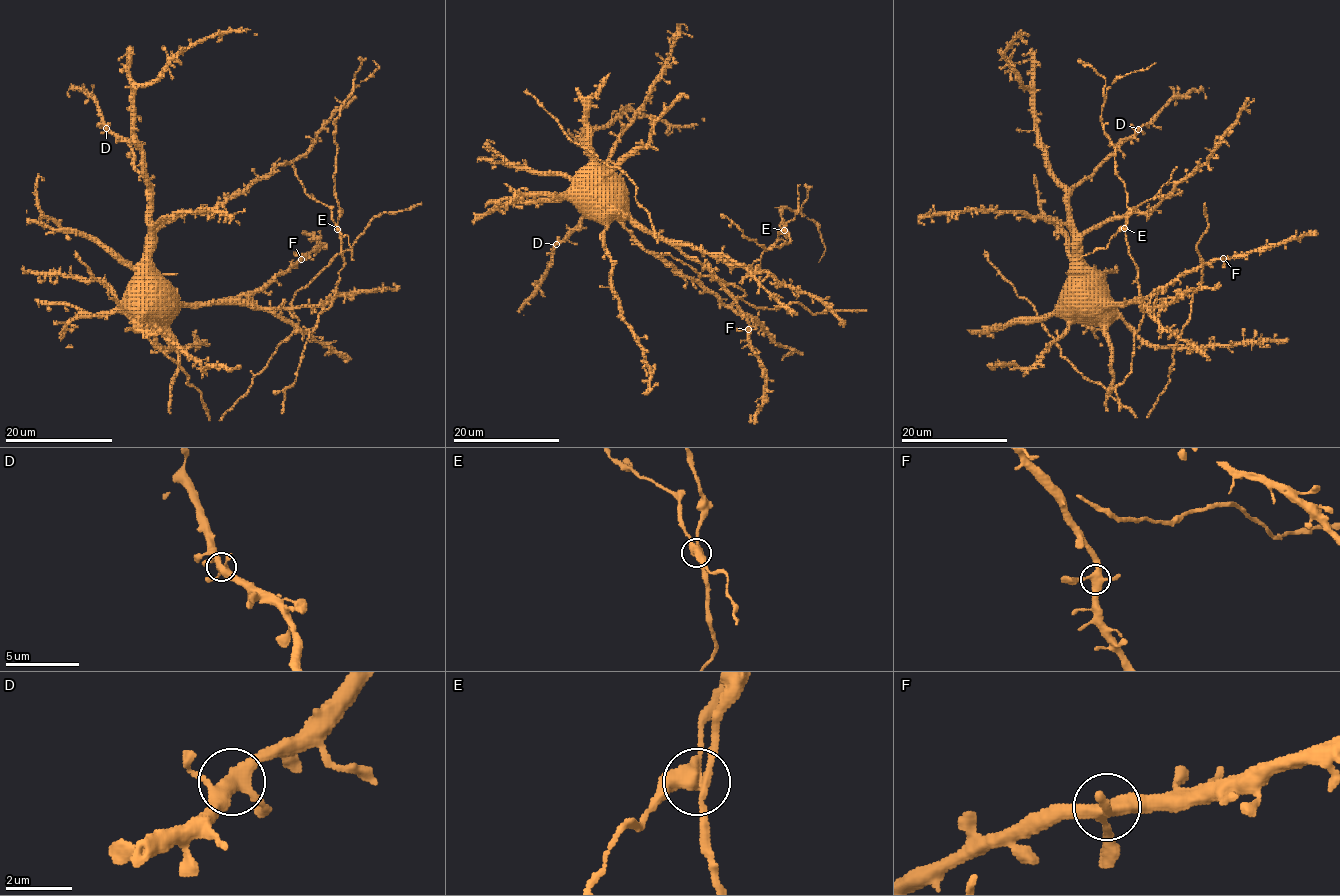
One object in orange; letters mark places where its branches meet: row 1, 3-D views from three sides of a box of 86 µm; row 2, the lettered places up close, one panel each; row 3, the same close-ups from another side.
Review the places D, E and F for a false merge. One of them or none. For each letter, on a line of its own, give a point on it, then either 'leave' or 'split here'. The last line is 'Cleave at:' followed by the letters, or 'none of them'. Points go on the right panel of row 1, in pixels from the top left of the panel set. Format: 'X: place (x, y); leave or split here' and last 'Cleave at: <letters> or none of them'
D: place (1138, 129); leave
E: place (1124, 228); split here
F: place (1223, 258); leave
Cleave at: E

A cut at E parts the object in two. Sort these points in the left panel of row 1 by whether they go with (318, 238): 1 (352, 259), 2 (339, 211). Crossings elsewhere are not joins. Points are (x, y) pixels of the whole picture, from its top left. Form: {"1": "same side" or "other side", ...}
{"1": "other side", "2": "same side"}

